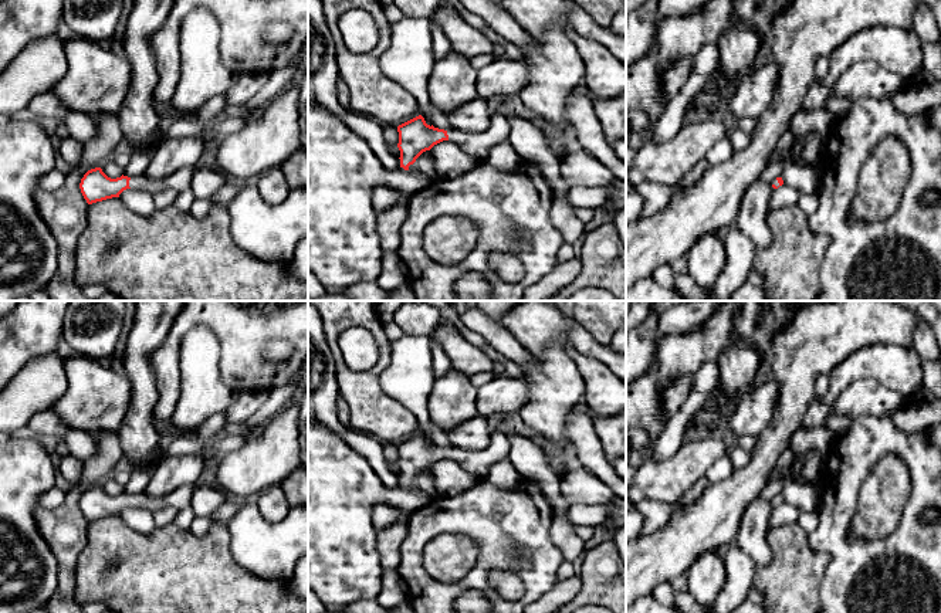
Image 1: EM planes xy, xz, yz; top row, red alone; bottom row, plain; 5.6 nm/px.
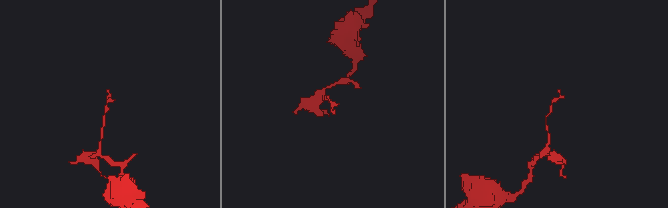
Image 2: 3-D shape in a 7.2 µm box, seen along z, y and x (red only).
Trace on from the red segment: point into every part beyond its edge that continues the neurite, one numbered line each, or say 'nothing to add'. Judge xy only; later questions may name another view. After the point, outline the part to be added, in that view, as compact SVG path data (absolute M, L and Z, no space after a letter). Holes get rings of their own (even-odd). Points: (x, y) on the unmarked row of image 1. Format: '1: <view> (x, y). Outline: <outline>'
1: xy (180, 497). Outline: M185 484L170 492L167 497L149 497L145 491L136 495L131 495L129 505L131 507L141 507L150 512L156 512L166 507L173 507L182 509L190 505L190 499L193 495L196 485Z

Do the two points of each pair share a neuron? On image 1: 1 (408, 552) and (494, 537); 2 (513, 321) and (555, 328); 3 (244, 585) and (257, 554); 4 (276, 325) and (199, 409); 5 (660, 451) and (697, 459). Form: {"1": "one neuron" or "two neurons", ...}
{"1": "one neuron", "2": "one neuron", "3": "two neurons", "4": "two neurons", "5": "two neurons"}

